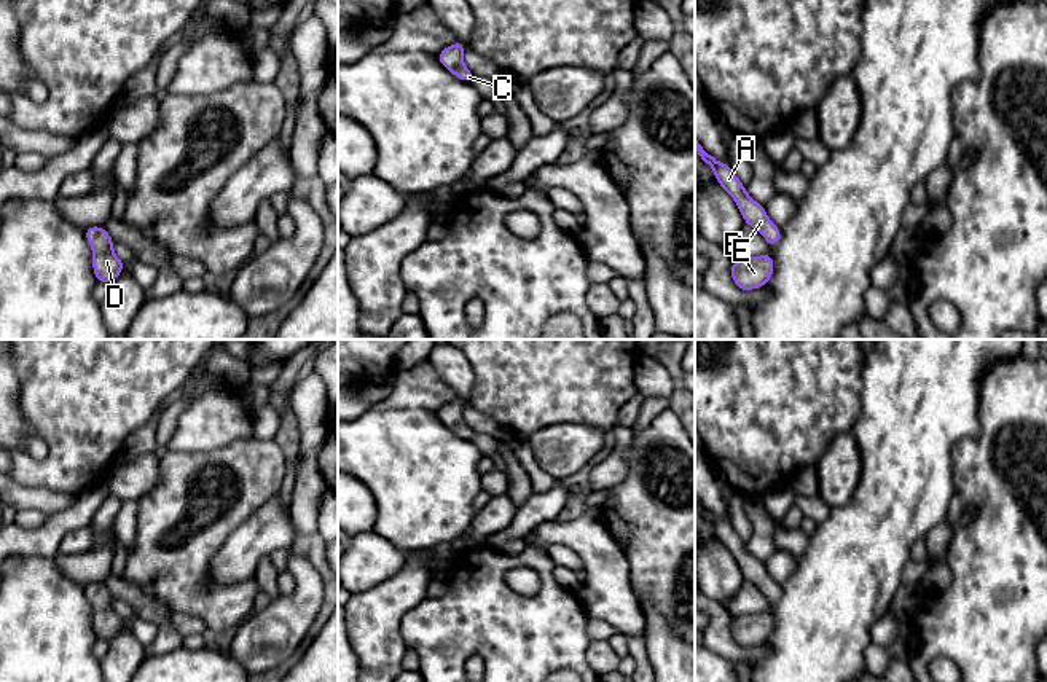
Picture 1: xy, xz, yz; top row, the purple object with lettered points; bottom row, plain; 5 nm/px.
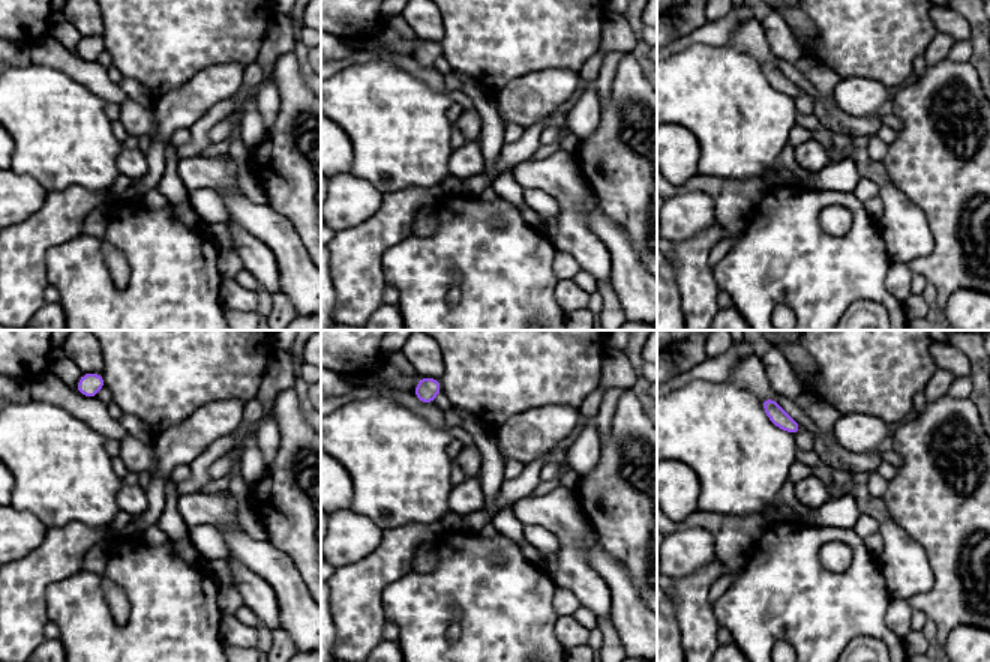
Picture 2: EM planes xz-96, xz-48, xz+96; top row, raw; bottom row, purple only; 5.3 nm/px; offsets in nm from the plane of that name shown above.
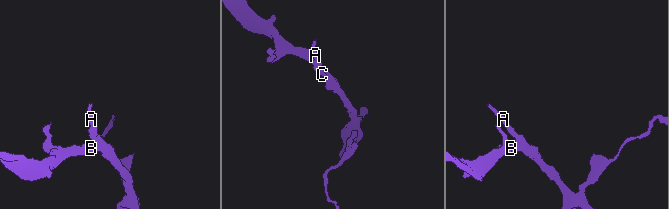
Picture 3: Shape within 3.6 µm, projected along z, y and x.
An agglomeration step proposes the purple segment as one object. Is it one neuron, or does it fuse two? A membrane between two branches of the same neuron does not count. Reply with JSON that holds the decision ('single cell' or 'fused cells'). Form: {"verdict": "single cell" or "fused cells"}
{"verdict": "single cell"}

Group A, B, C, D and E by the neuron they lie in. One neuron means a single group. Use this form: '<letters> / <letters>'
A B C D E

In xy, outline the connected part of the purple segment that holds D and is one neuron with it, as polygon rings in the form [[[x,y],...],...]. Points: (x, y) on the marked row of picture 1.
[[[86,226],[84,239],[92,247],[92,272],[97,282],[110,284],[115,280],[124,269],[126,263],[123,263],[113,253],[115,241],[110,237],[104,226]]]

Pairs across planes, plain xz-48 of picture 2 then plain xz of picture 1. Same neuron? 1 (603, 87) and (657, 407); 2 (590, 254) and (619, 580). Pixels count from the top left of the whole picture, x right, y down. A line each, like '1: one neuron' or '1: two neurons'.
1: one neuron
2: one neuron

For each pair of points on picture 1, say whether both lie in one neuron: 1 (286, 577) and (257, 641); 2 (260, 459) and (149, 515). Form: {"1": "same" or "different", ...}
{"1": "different", "2": "same"}

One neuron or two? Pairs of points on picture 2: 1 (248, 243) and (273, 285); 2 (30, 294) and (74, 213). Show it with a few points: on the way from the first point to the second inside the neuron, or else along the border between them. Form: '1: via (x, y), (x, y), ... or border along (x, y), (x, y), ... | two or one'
1: via (255, 254), (267, 275) | one
2: via (30, 273), (30, 254), (53, 231) | one

